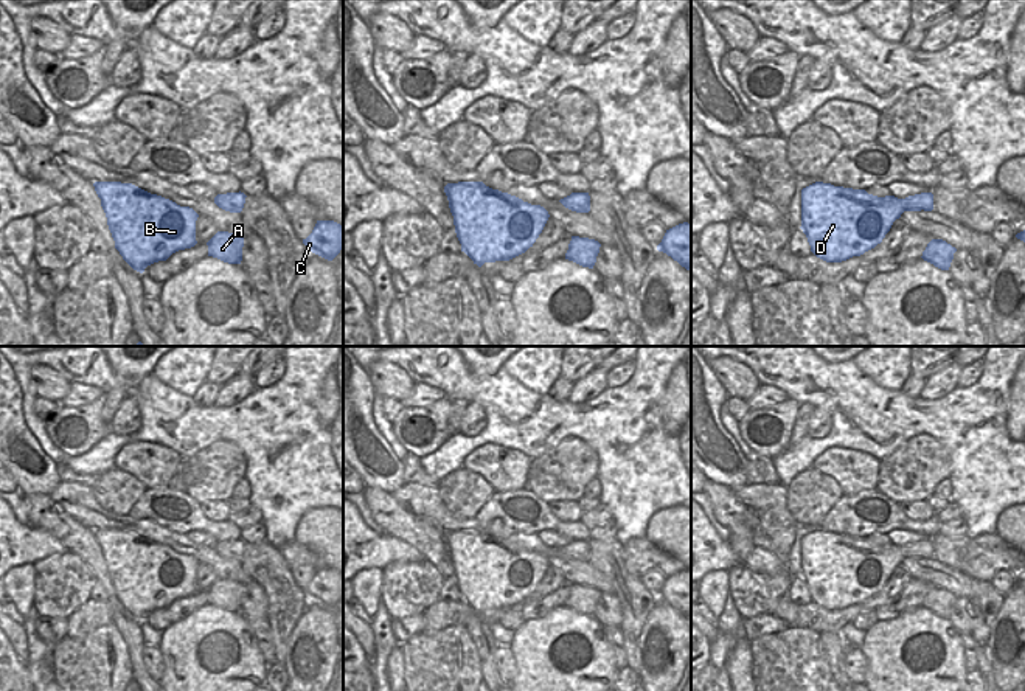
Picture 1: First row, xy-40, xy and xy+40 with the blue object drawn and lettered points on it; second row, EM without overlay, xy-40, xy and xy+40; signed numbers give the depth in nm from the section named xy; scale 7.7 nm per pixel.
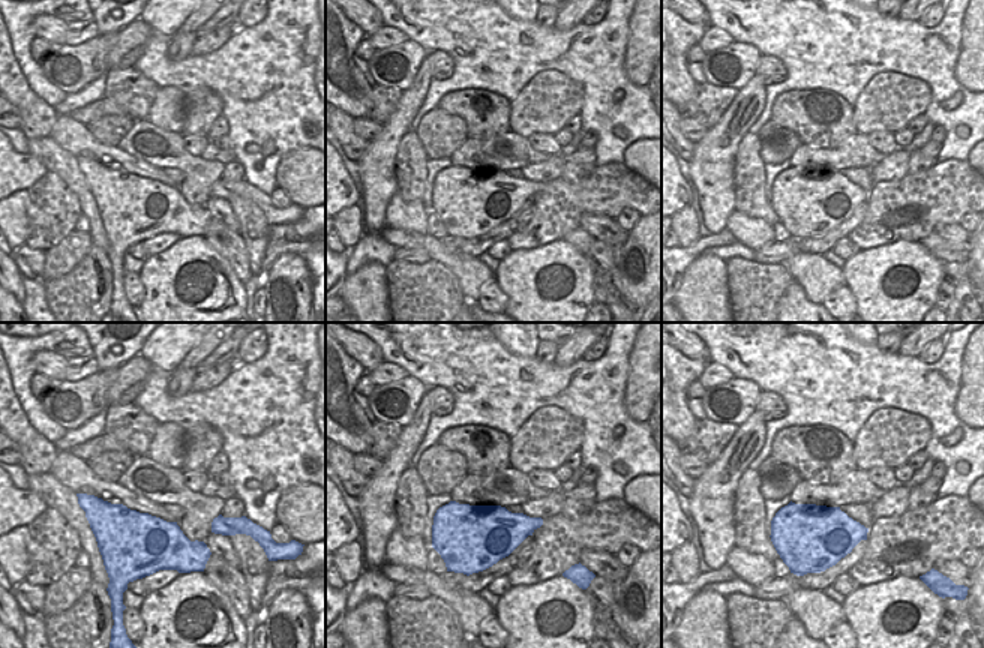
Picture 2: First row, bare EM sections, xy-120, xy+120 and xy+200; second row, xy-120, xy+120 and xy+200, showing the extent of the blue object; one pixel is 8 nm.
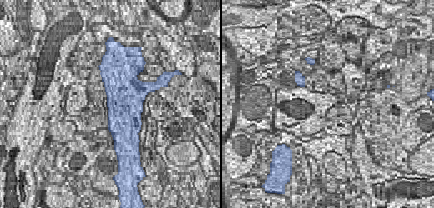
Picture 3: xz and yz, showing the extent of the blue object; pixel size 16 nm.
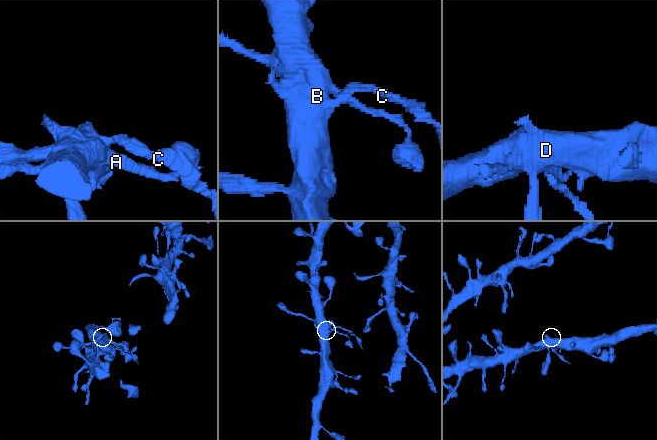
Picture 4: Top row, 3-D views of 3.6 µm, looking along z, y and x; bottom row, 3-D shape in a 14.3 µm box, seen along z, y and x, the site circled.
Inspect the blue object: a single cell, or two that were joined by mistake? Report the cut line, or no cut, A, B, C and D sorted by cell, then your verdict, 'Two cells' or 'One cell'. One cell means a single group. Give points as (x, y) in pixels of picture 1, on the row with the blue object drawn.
Split along xy+40 (901, 199), (921, 208). Groups: A B D / C. Two cells.

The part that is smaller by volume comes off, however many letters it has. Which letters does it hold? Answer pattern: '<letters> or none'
C.

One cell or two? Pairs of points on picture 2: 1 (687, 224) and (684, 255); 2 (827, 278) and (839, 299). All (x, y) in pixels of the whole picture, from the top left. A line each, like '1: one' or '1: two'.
1: two
2: two

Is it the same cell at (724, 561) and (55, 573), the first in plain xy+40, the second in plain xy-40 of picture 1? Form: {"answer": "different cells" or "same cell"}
{"answer": "different cells"}

